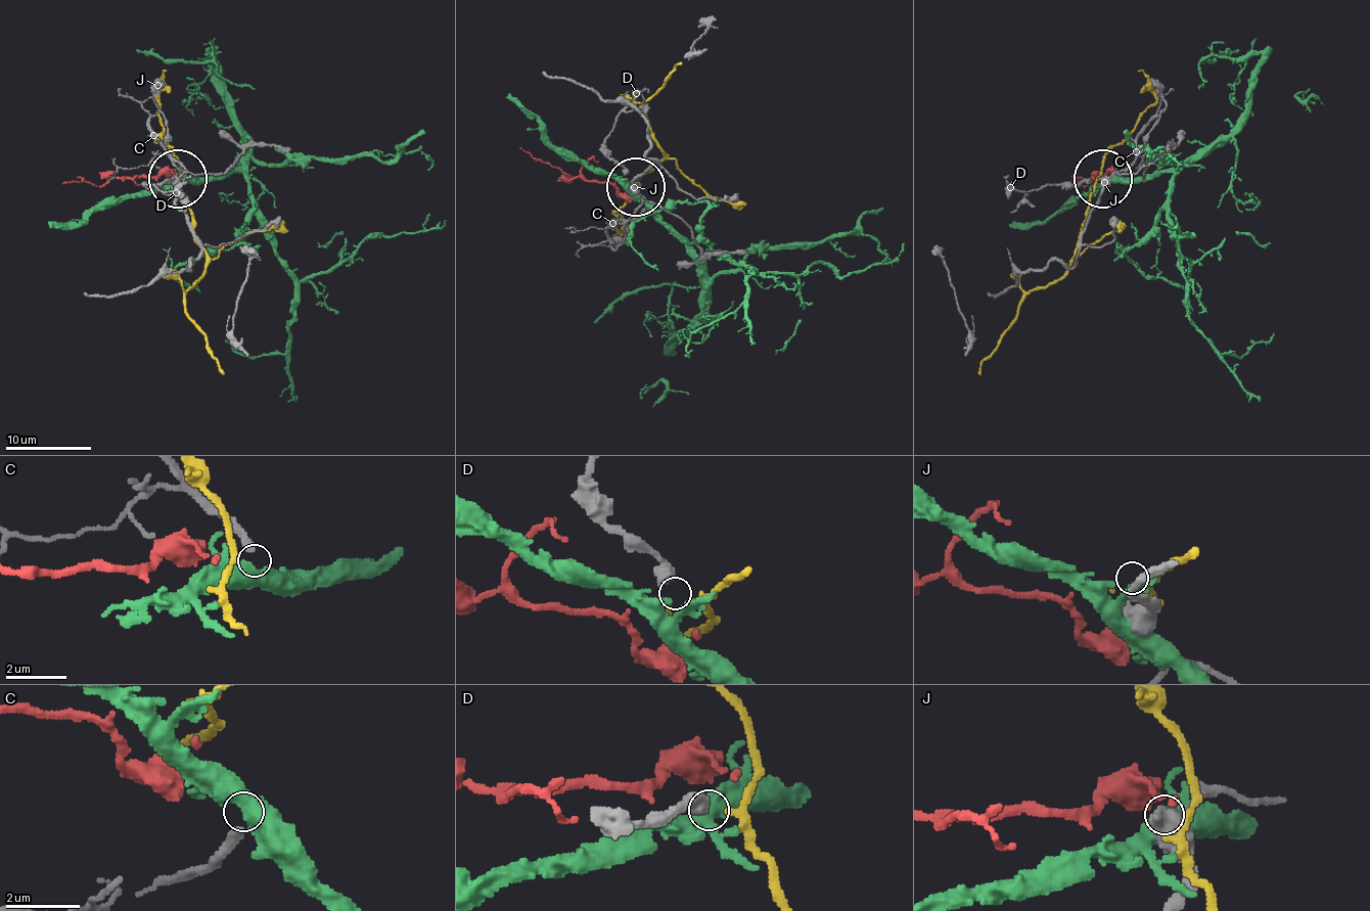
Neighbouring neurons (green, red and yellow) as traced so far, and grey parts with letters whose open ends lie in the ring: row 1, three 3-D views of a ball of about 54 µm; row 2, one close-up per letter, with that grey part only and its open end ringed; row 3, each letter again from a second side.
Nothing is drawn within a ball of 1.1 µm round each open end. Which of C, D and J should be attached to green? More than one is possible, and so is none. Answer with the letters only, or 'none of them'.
C

